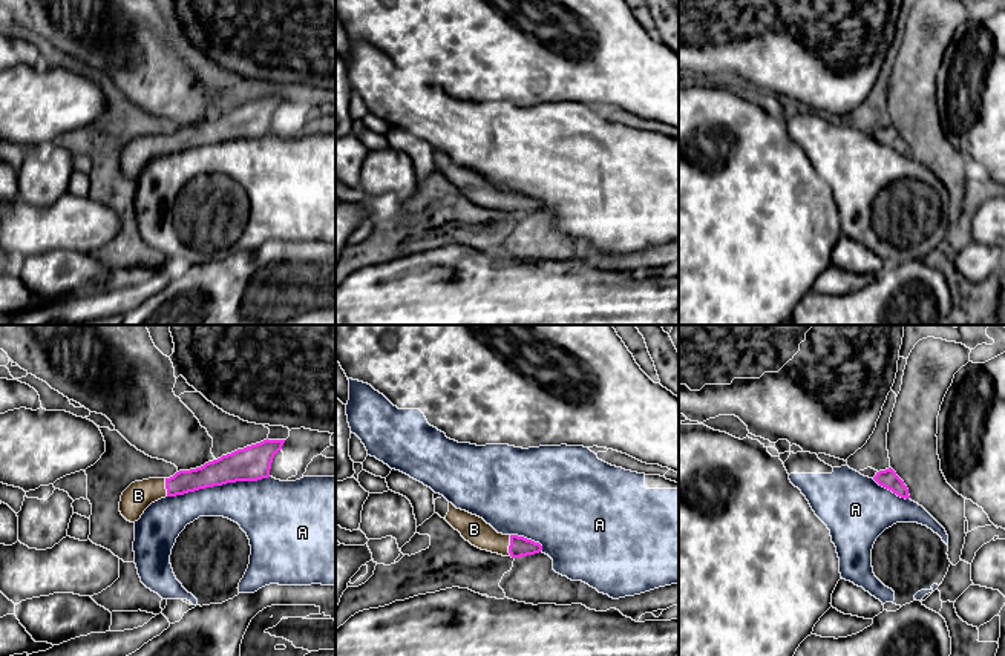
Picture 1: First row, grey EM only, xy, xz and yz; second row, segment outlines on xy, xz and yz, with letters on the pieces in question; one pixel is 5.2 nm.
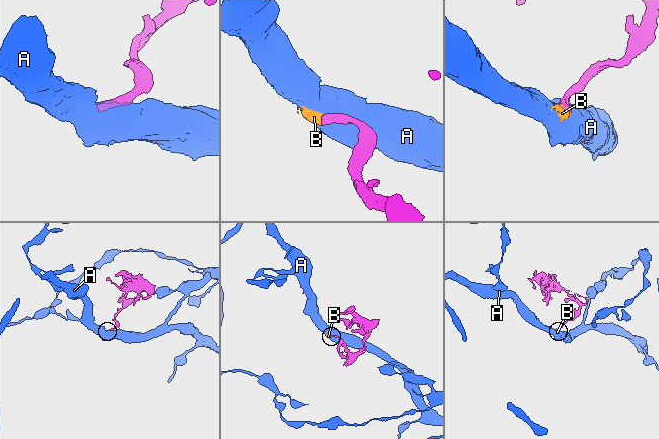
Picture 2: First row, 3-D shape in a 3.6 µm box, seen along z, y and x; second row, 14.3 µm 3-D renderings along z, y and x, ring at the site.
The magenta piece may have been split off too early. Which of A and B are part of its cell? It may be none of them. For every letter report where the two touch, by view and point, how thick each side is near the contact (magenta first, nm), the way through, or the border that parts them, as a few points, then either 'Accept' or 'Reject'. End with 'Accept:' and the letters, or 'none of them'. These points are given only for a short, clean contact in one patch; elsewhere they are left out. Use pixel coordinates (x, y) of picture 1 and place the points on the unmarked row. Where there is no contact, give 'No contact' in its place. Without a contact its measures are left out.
A: Touches magenta at xy (218, 141). Thickness 190 nm (magenta) against 280 nm. Reject
B: Touches magenta at xz (509, 203). Thickness 110 nm (magenta) against 140 nm. Path across: xz (520, 203), (509, 203), (495, 200), (474, 186). Accept
Accept: B

